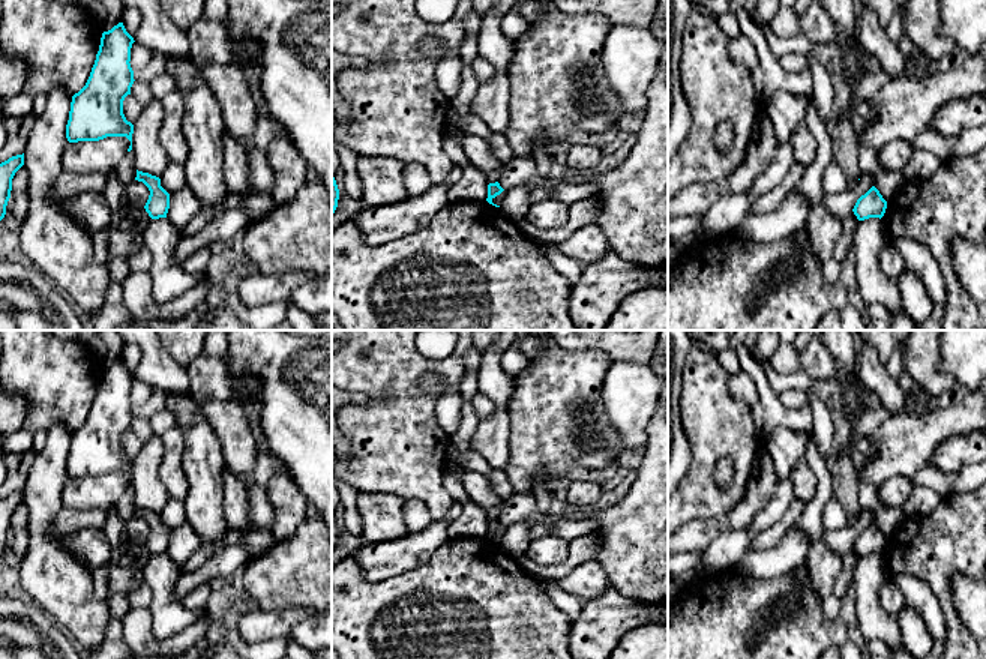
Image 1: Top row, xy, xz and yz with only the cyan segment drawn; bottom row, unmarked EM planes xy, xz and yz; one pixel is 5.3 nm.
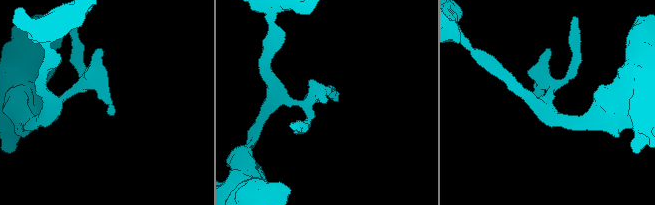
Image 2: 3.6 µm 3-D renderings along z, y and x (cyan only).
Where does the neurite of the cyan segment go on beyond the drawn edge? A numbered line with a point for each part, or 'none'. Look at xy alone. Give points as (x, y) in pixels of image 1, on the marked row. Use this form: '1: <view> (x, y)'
none

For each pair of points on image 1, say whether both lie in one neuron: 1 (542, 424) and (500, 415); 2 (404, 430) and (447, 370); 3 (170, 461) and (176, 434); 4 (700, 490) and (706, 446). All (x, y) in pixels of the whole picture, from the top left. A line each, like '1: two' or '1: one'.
1: two
2: one
3: one
4: one

